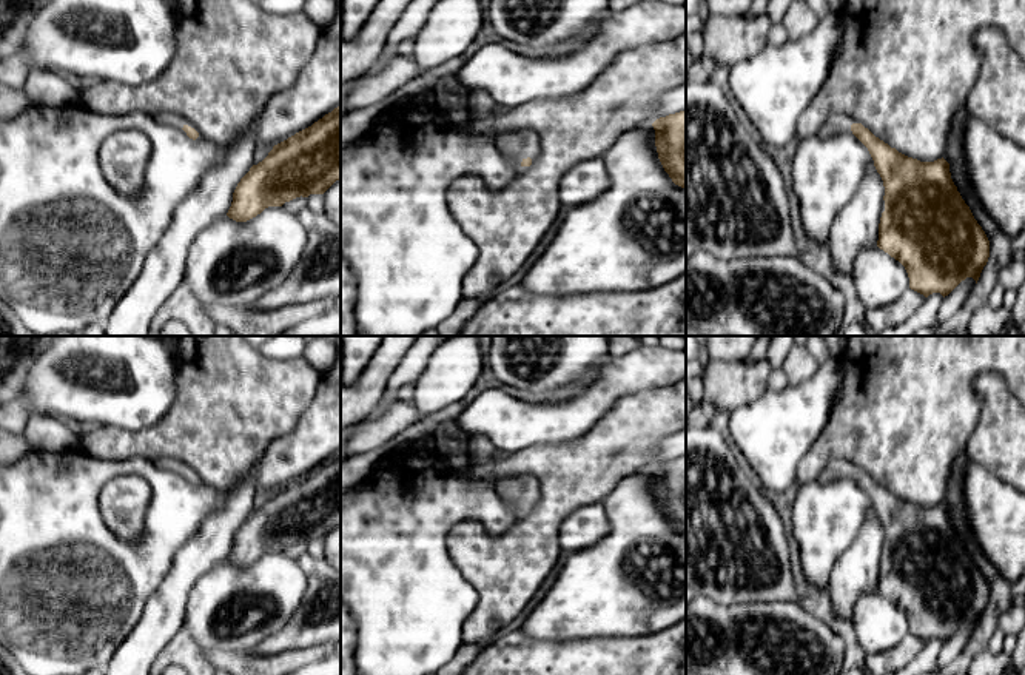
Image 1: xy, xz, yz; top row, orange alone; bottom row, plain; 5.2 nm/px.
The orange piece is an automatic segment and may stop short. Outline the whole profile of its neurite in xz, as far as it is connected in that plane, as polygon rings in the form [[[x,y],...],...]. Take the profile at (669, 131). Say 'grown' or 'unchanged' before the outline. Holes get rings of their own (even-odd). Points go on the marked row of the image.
unchanged; [[[686,109],[652,123],[658,159],[672,182],[686,190]]]

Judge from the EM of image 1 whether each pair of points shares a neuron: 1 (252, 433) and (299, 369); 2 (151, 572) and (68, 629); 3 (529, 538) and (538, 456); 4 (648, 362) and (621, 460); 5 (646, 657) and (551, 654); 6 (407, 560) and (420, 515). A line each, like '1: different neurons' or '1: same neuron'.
1: same neuron
2: same neuron
3: same neuron
4: different neurons
5: same neuron
6: same neuron

